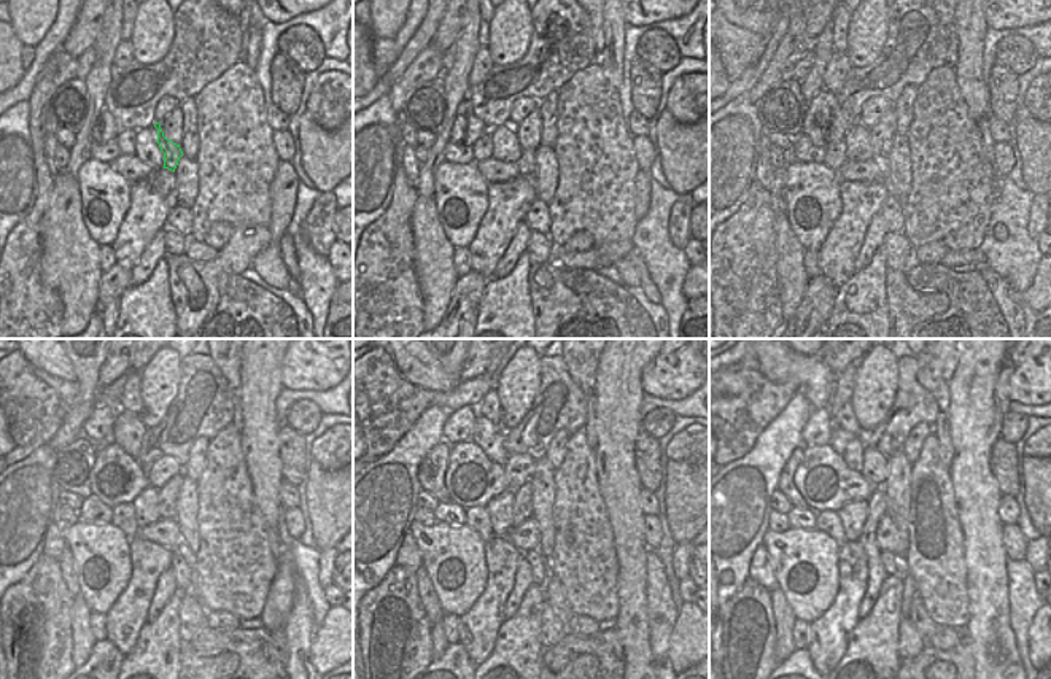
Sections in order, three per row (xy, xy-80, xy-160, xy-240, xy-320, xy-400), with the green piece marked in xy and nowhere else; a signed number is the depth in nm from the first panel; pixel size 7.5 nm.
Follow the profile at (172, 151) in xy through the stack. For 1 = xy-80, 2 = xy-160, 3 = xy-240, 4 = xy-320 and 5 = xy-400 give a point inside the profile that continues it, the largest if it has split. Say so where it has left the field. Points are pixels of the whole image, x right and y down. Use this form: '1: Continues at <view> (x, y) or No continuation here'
1: Continues at xy-80 (527, 162)
2: Continues at xy-160 (888, 180)
3: Continues at xy-240 (182, 547)
4: Continues at xy-320 (555, 597)
5: Continues at xy-400 (918, 614)

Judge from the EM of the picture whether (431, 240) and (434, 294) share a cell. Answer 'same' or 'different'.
same

